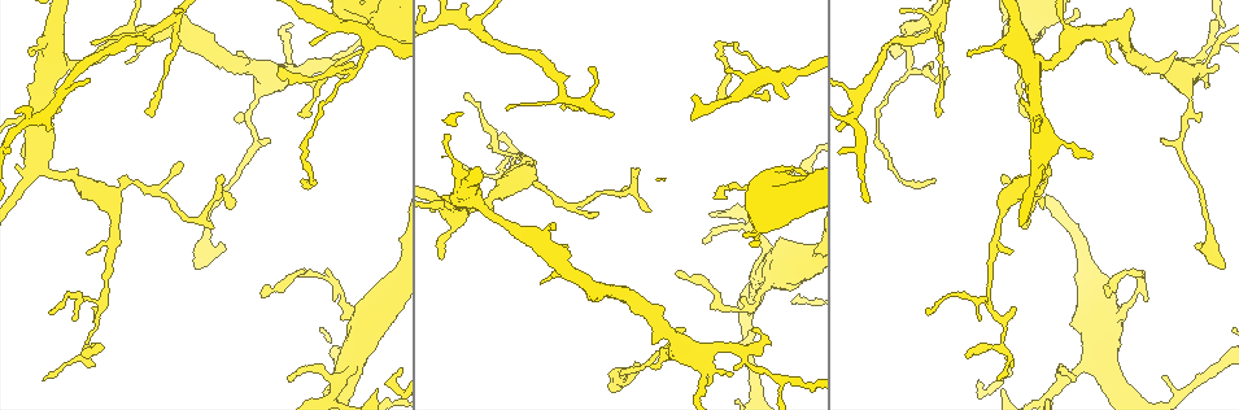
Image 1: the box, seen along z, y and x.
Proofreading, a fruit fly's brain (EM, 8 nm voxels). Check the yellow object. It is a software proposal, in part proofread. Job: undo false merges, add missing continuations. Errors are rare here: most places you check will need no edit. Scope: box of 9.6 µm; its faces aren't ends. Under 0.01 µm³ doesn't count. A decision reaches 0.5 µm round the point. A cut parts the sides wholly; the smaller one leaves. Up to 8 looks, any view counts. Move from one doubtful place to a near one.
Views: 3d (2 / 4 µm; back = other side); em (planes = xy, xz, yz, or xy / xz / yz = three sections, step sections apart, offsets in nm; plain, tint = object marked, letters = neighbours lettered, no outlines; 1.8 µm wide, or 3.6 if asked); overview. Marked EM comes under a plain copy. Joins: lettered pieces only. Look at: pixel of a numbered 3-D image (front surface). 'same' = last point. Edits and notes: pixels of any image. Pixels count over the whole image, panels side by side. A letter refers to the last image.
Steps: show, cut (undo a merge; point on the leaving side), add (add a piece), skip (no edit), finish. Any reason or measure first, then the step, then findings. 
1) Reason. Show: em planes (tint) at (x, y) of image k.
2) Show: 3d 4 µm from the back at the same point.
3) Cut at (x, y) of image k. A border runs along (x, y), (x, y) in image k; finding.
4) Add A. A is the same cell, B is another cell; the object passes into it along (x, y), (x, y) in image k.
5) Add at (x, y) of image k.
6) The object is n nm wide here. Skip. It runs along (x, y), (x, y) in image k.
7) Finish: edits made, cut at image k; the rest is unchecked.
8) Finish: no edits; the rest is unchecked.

Branch point. Show: em xy step 16 (tint) at (789, 74) of image 1.

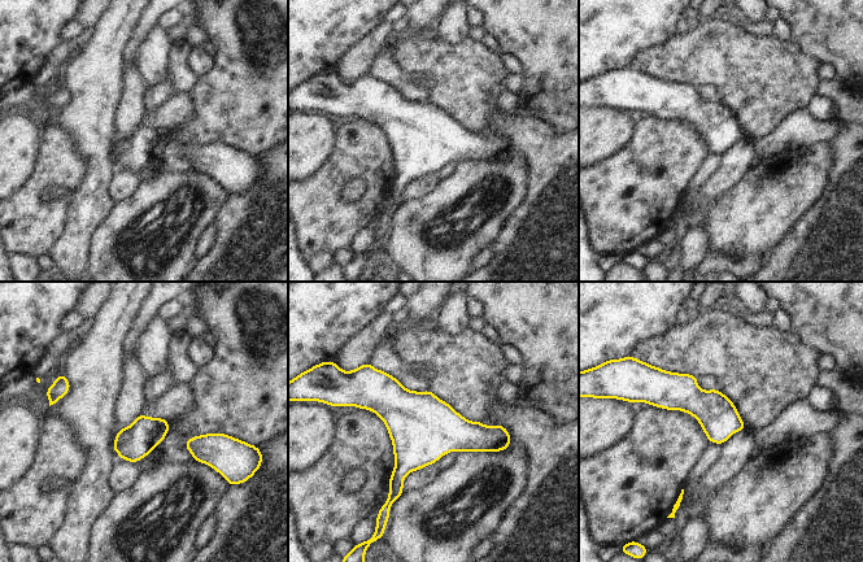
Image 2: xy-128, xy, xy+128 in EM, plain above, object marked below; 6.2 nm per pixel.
Show: em planes (letters) at the same point.

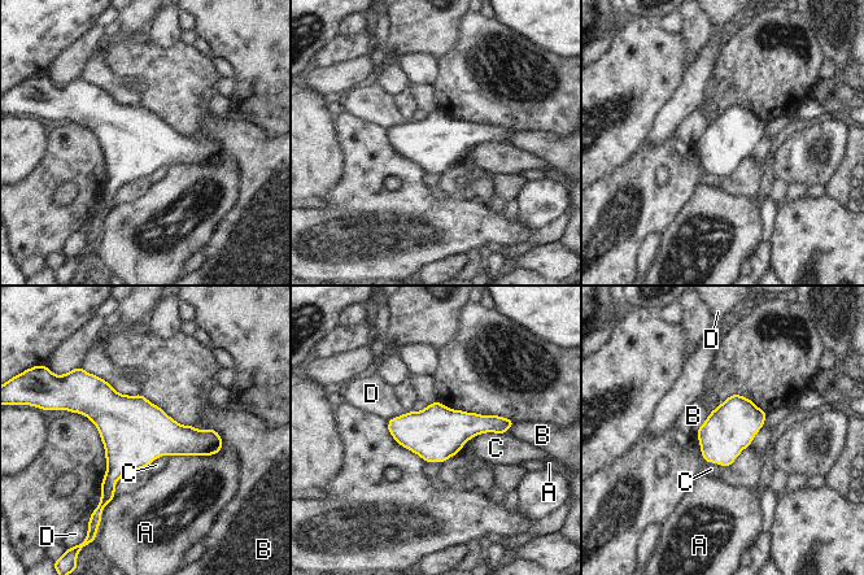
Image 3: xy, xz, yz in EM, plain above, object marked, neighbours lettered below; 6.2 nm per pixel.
Skip. A, B, C and D are other cells; a border runs along (208, 427), (213, 428), (223, 441) in image 3; one cell here.

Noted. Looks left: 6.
Three-way junction. Show: 3d 2 µm at (1211, 42) of image 1.

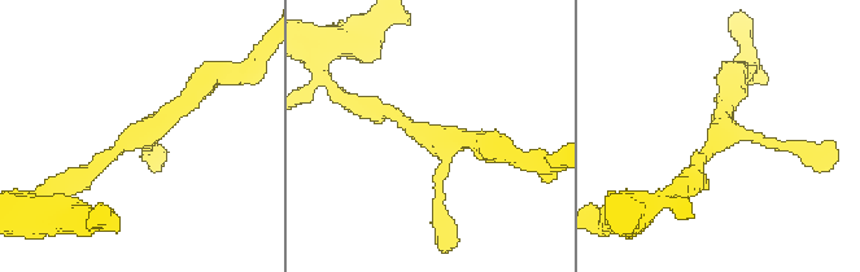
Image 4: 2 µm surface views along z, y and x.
3 arms meet here; need the tissue. Show: em xz step 8 (tint) at (432, 139) of image 4.

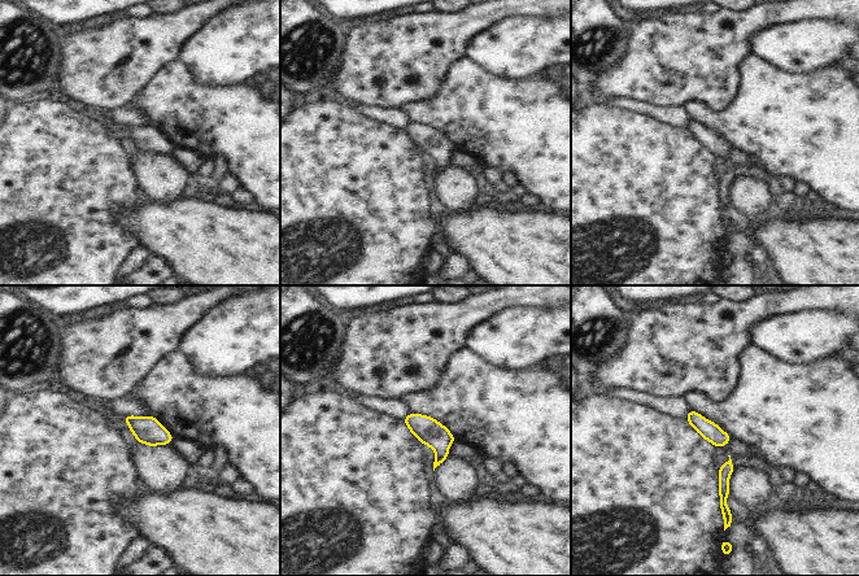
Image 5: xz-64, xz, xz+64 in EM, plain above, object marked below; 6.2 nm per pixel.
Cut it another way. Show: em planes (letters) at the same point.

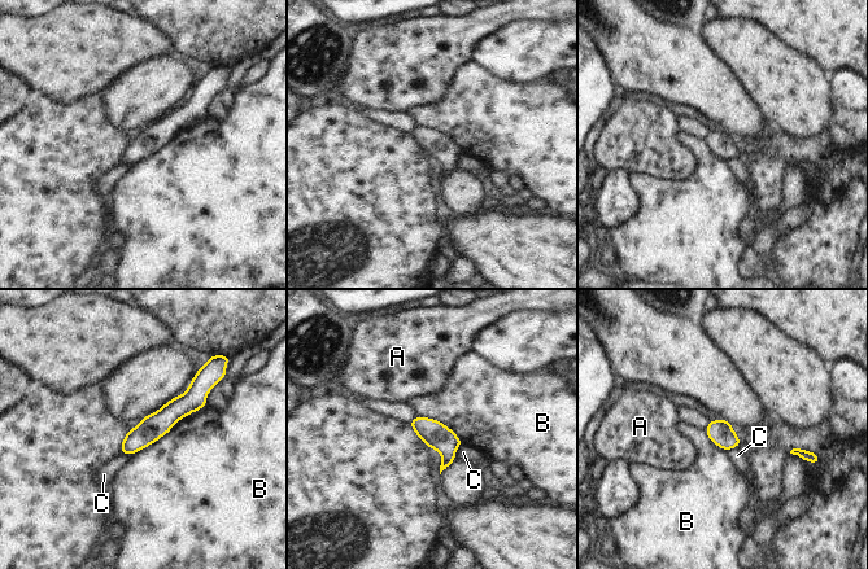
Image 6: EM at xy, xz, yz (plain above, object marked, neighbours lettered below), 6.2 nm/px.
Skip. A, B and C are other cells; a border runs along (206, 405), (131, 455) in image 6; continuous, no second cell.

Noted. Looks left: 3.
Show: em 3.6 µm planes (letters) at (1093, 363) of image 1.

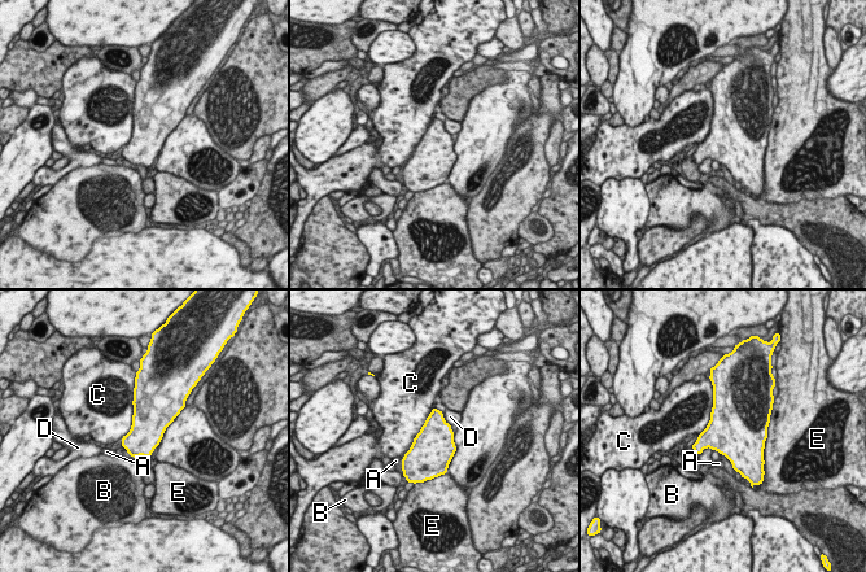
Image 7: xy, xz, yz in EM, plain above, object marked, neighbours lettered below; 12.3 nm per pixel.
Skip. A, B, C, D and E are other cells; a border runs along (134, 392), (132, 424), (121, 437) in image 7; continuous, no second cell.

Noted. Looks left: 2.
Finish: no edits; the rest is unchecked.

